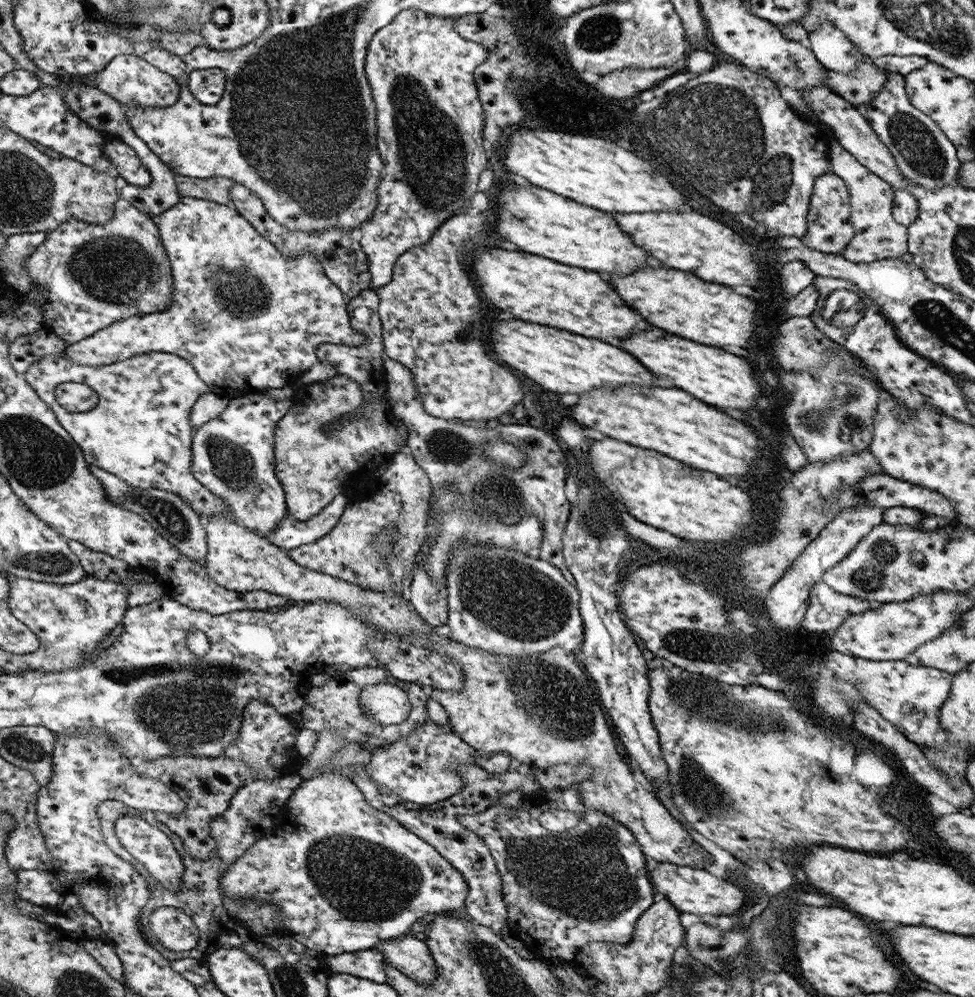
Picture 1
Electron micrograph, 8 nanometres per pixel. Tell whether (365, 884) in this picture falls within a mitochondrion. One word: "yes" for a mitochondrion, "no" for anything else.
yes

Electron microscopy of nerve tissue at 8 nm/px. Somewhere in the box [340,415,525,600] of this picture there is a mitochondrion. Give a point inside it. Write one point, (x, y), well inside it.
(446, 447)

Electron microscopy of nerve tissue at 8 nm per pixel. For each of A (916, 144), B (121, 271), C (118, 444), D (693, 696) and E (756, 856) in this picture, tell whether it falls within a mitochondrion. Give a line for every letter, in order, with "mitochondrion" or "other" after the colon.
A: mitochondrion
B: mitochondrion
C: other
D: mitochondrion
E: other

